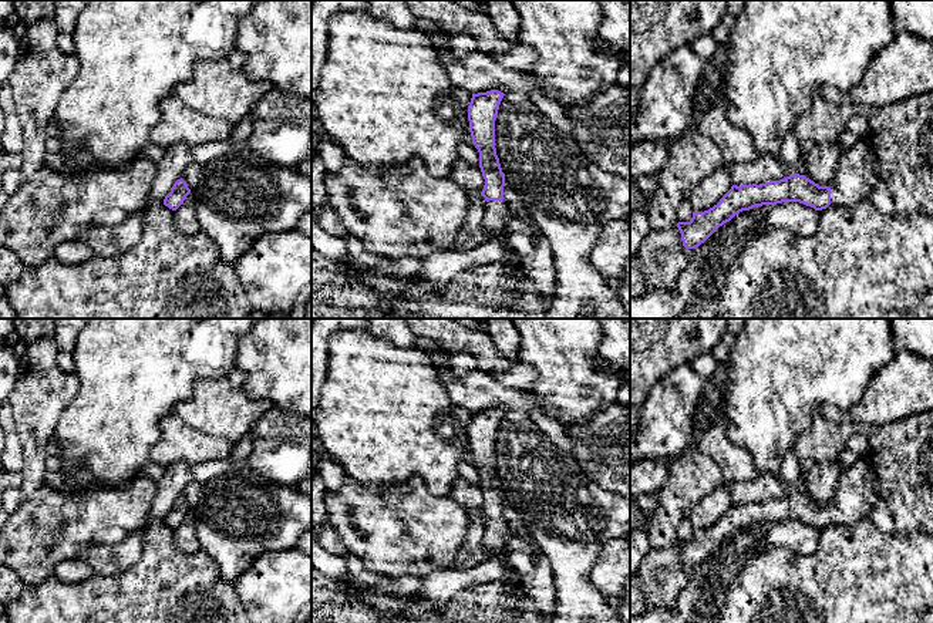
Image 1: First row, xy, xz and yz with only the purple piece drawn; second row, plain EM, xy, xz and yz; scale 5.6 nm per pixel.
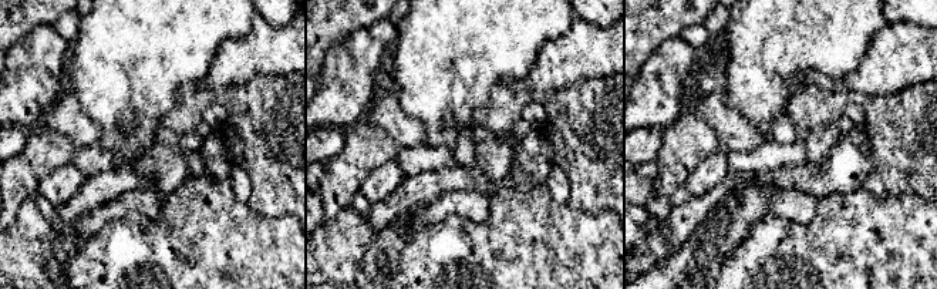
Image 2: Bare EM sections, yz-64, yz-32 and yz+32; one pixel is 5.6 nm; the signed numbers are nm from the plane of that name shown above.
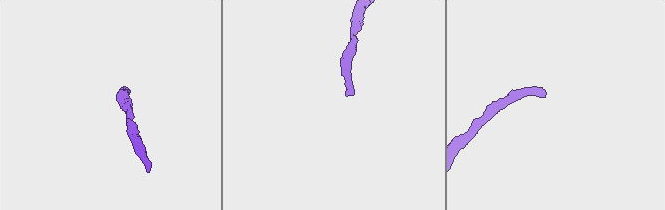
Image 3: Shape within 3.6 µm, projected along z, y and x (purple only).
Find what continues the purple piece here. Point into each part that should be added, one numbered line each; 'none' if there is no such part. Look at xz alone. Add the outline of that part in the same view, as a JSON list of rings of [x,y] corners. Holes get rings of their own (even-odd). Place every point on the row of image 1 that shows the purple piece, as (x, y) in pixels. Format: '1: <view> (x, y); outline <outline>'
1: xz (497, 219); outline [[[505,199],[486,202],[484,225],[494,238],[511,235],[511,220],[512,213]]]

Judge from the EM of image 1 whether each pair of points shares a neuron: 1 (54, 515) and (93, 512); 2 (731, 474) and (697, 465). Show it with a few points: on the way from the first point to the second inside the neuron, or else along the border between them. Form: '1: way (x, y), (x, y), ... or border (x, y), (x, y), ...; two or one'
1: way (64, 515), (83, 515); one
2: border (699, 447), (703, 454), (716, 462), (726, 480); two

